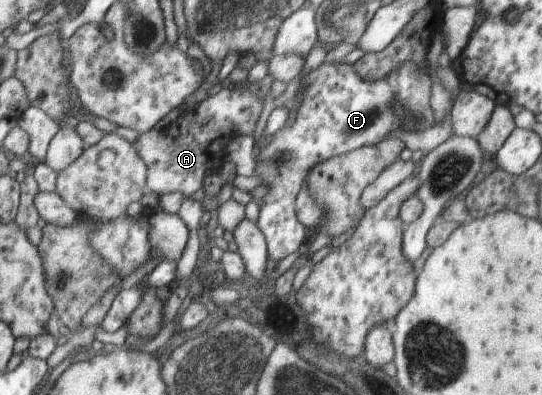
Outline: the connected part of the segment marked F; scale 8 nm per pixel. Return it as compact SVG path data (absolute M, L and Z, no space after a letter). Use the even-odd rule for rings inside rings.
M331 62L331 63L323 63L317 70L313 70L309 75L307 75L301 82L300 86L303 84L307 85L307 91L305 94L305 99L303 102L301 102L301 106L299 106L299 113L297 114L296 122L291 127L287 127L286 124L279 130L275 132L275 134L271 134L274 136L273 141L263 141L261 149L261 158L257 158L254 154L254 159L256 160L256 170L255 173L252 173L251 175L261 175L261 178L263 178L263 185L269 185L270 192L267 194L263 199L265 200L265 204L263 206L259 206L260 208L260 216L259 220L256 223L258 225L258 228L261 230L261 233L263 234L263 237L266 239L266 246L268 249L268 256L270 257L270 260L273 260L274 262L280 262L281 260L284 260L287 256L290 256L291 254L295 254L301 248L301 245L306 241L308 238L308 228L305 227L302 223L299 223L299 220L296 218L296 211L295 211L295 202L296 202L296 195L298 194L298 191L301 189L301 182L304 177L307 177L307 174L311 172L311 170L314 169L314 167L323 161L326 161L329 158L332 158L336 155L341 155L350 151L355 151L356 149L359 149L360 147L366 146L366 145L375 145L378 144L384 136L391 132L391 130L394 130L402 125L402 121L392 112L392 109L390 108L390 104L392 103L393 99L399 99L405 106L408 111L411 111L416 117L419 117L422 120L422 124L420 125L419 131L424 131L425 129L428 129L429 127L432 127L434 125L434 115L432 114L431 108L430 108L430 76L429 74L421 73L414 63L406 63L405 65L402 65L398 70L395 70L395 73L392 73L389 77L386 77L383 81L375 81L373 83L369 83L366 81L363 81L357 74L354 72L354 69L352 68L352 65L343 64L340 62Z

